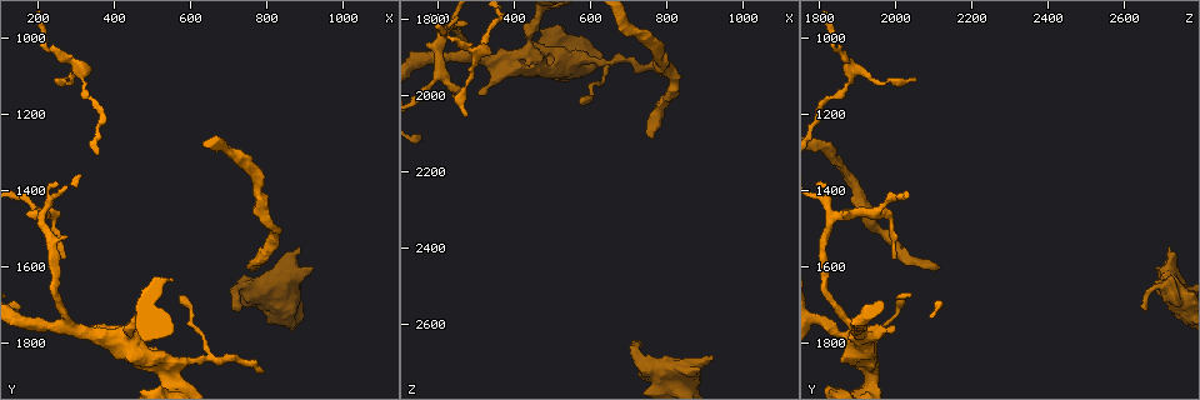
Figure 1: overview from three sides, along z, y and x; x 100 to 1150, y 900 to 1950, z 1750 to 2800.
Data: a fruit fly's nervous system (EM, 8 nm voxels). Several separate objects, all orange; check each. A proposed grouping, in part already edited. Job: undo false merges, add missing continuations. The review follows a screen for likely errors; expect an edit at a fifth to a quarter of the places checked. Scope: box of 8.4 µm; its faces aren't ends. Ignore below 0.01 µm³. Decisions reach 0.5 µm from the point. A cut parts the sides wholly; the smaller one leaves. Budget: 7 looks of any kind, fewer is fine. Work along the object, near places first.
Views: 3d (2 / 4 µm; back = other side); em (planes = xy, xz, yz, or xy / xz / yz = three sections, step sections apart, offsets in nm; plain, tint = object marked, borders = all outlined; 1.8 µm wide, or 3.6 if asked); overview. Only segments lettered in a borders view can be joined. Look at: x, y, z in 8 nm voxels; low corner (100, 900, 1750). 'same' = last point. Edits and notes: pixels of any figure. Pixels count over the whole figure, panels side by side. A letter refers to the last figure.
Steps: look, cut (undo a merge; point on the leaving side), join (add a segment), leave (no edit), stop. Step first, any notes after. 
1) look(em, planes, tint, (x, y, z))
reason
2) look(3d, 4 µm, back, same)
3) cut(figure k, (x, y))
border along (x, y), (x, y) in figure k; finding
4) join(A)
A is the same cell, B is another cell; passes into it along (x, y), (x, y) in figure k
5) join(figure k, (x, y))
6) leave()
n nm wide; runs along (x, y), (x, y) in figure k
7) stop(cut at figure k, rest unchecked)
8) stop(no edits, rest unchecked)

look(3d, 4 µm, back, (705, 1720, 2660))
free end

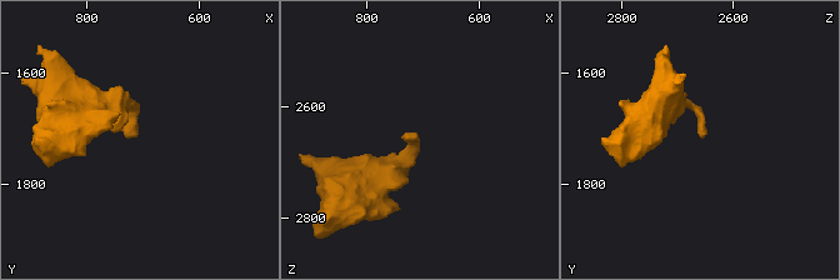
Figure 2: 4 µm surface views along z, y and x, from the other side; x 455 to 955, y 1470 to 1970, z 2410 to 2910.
look(em, yz, step 16, borders, (715, 1710, 2660))
shape alone is not enough

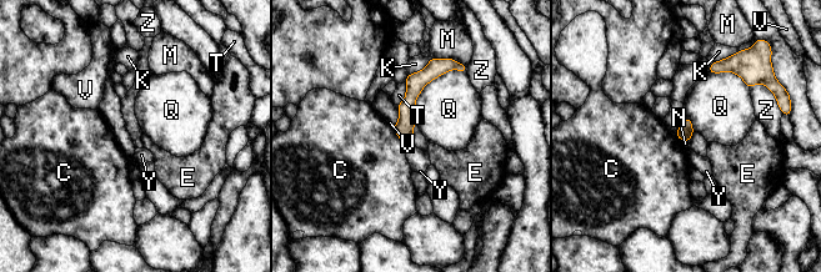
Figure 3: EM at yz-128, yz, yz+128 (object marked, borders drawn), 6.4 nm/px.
leave()
Q touches over 480 nm; C, E, K, M, N, Q, T, V, Y and Z are other cells; none of them fits

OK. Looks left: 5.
look(em, planes, borders, (915, 1605, 2685))
thick end

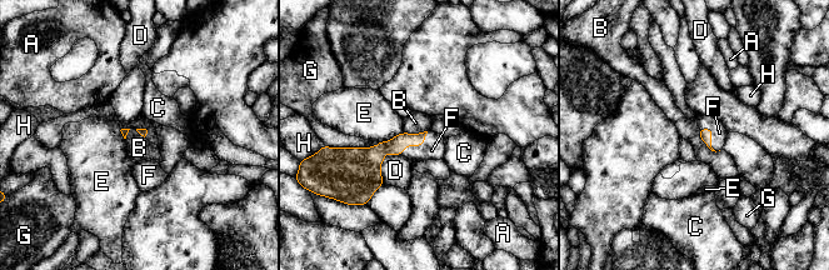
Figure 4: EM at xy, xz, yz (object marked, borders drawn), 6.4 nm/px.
join(F)
F is the same cell, A, B, C, D, E, G and H are other cells; passes into it along (395, 146), (417, 145), (434, 148) in figure 4; it goes on there

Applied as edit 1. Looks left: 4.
look(overview)
redraw

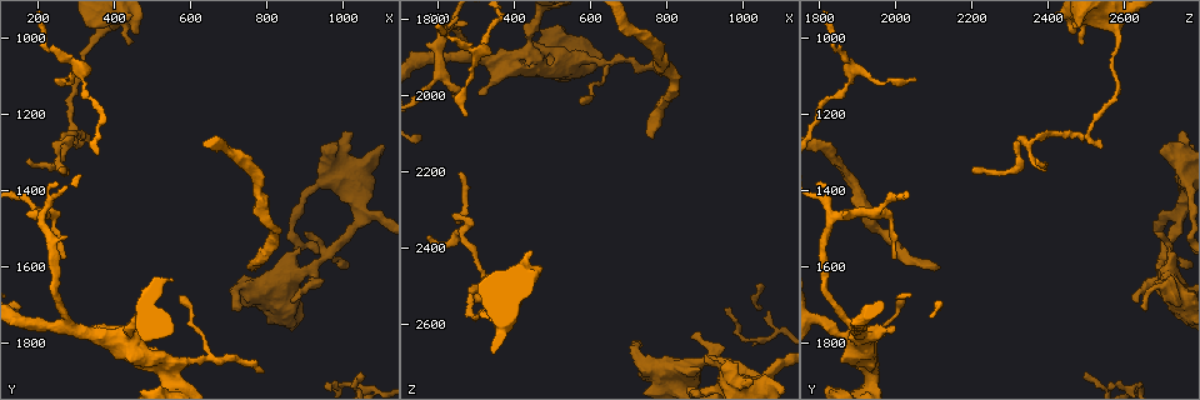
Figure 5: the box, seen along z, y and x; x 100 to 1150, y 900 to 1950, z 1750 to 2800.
look(em, planes, plain, (260, 1265, 2360))
a fork

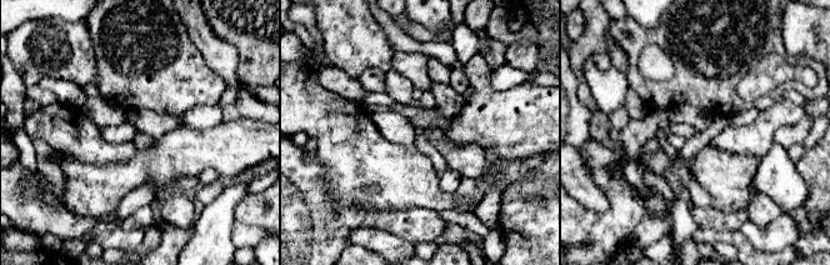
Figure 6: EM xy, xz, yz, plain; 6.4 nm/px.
look(em, planes, borders, same)
see the neighbours

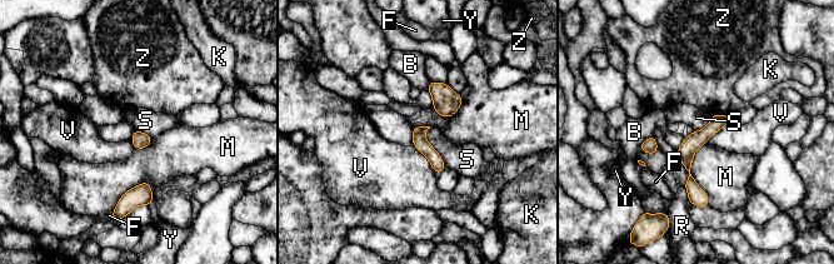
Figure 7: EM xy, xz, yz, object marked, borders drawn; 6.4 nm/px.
leave()
90 nm wide; B, F, K, M, R, S, V, Y and Z are other cells; border along (428, 128), (425, 139), (447, 167) in figure 7; continuous, no second cell

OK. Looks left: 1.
stop(join at figure 4, rest unchecked)

